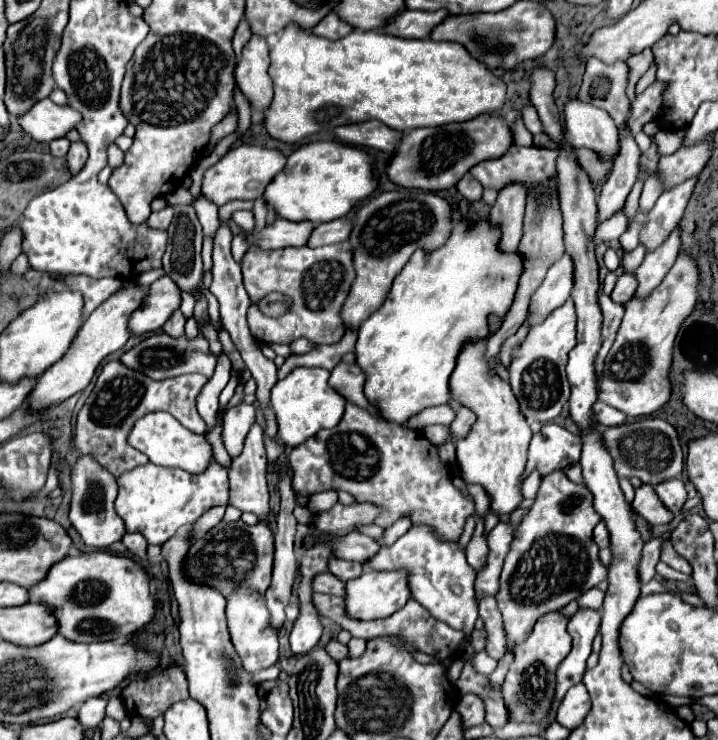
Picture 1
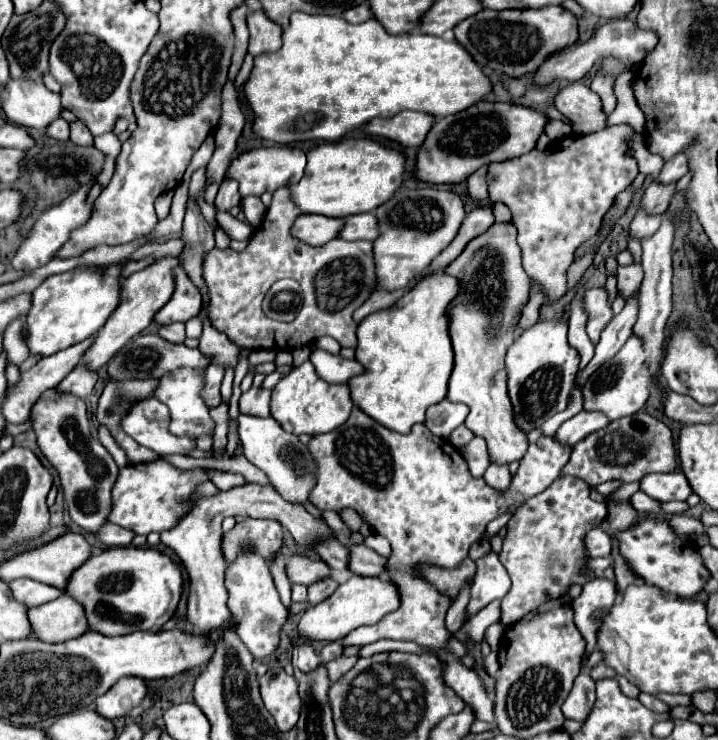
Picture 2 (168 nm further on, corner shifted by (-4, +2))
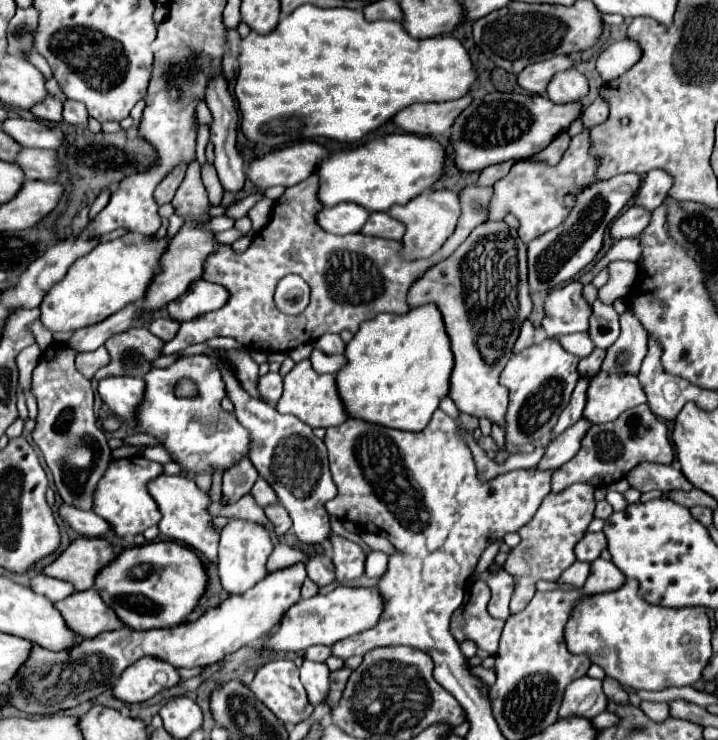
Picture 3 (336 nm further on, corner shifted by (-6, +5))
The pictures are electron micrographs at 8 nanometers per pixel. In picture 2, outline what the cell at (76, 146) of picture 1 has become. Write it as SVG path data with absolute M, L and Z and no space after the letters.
M76 120L74 124L70 124L70 140L74 144L78 144L78 146L92 146L94 144L92 134L88 132L88 128L80 120Z

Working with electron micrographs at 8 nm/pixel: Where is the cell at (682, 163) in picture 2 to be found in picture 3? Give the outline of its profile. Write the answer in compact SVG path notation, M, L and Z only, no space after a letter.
M660 169L650 171L644 177L638 193L634 195L634 205L644 207L646 211L654 211L666 199L670 185L672 185L672 177L666 171Z

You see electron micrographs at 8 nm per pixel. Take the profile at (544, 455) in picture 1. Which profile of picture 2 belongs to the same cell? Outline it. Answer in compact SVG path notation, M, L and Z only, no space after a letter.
M354 406L350 418L340 428L334 428L332 432L326 432L326 434L312 436L312 440L308 442L308 452L312 454L312 460L316 464L316 486L312 488L308 500L322 512L324 510L338 512L342 508L354 508L360 516L364 516L368 520L368 524L372 524L374 532L388 538L388 542L392 544L392 554L388 556L386 568L388 568L388 574L394 580L394 584L400 588L400 598L402 598L402 604L396 612L384 616L380 622L376 622L372 626L360 626L360 628L352 630L346 638L340 640L340 644L342 646L350 646L350 644L366 646L380 638L392 638L392 640L412 640L420 646L432 648L438 654L438 658L442 660L444 682L466 704L472 706L478 720L494 722L494 710L492 710L494 702L488 696L488 692L484 690L476 670L462 666L456 656L442 650L446 640L450 638L450 634L444 626L444 616L446 616L446 610L450 608L450 604L448 604L450 600L446 596L442 596L436 588L432 588L418 576L414 576L414 566L420 562L430 562L436 566L452 568L458 562L462 562L468 556L470 544L480 540L480 536L484 534L486 524L490 520L494 520L496 516L500 516L508 510L514 512L528 498L544 492L560 476L564 464L570 458L572 448L560 444L556 440L556 436L540 436L534 444L528 446L526 456L520 460L518 474L512 478L510 488L502 494L502 492L490 488L484 482L484 478L472 478L460 452L446 438L434 436L424 424L416 424L410 430L410 434L400 434L400 432L380 426L376 420L372 420L368 414L364 414L358 406Z

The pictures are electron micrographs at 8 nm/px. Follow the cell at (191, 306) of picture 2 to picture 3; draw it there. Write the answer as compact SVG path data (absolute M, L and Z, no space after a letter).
M200 279L200 281L194 281L182 297L178 297L170 305L166 305L166 309L172 319L182 323L182 321L190 321L198 315L216 311L222 305L226 305L226 301L228 301L228 293L222 285Z

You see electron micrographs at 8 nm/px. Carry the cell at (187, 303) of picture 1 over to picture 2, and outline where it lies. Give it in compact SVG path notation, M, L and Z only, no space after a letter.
M193 317L185 323L186 336L199 339L202 334L202 323L198 317Z

